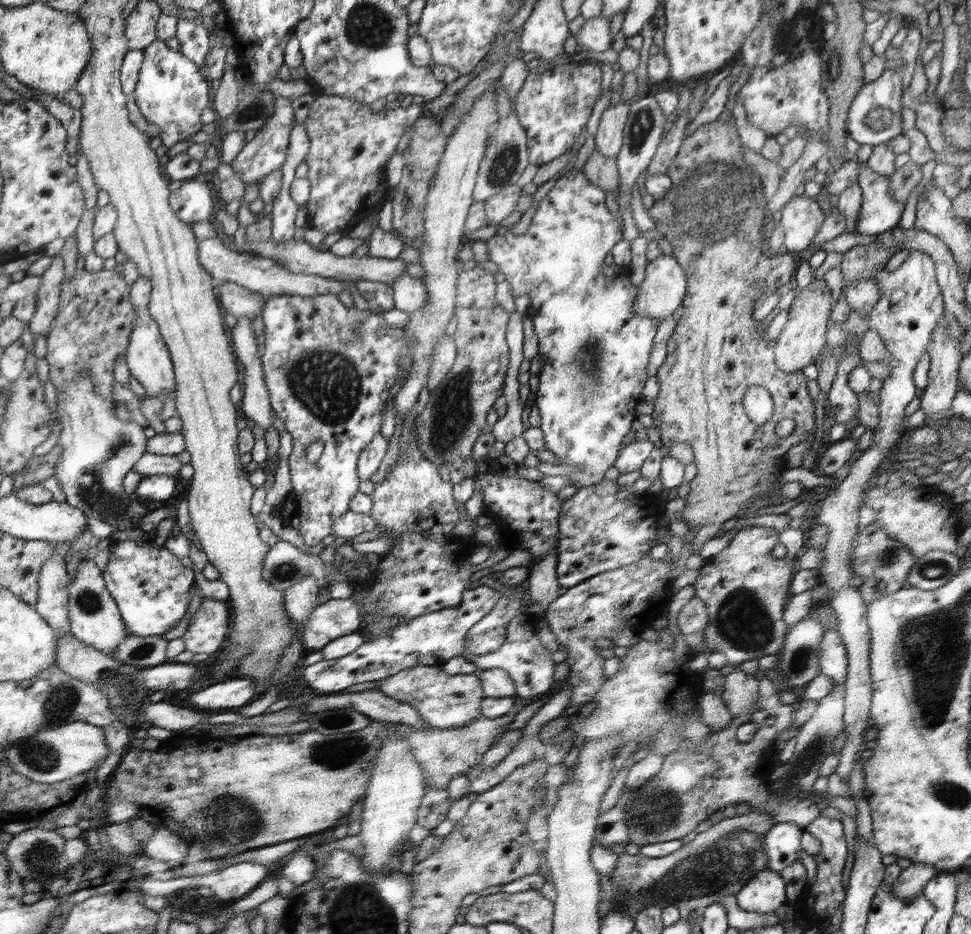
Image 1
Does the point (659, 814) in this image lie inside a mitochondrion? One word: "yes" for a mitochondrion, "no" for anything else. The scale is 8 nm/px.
yes

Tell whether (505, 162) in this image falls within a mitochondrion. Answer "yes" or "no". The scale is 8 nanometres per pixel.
yes

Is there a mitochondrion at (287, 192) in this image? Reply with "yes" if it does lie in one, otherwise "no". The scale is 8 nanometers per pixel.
no

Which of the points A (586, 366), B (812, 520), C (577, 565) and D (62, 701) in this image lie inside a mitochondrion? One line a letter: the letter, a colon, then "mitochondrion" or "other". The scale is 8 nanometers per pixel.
A: mitochondrion
B: other
C: other
D: mitochondrion

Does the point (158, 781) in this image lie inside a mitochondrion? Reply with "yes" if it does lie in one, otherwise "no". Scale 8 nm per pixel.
no

